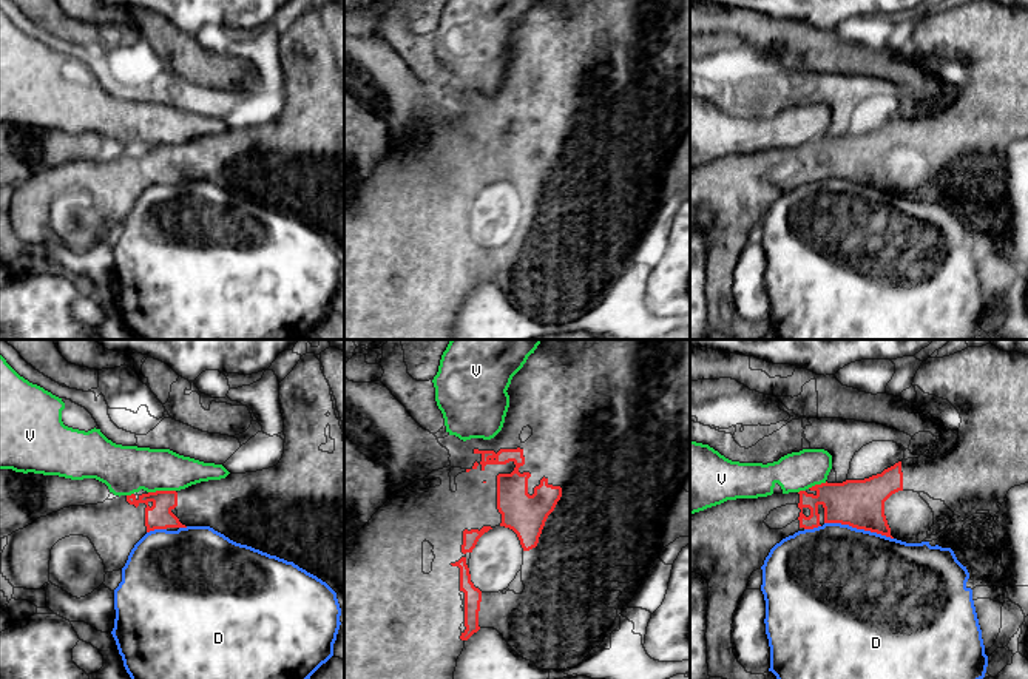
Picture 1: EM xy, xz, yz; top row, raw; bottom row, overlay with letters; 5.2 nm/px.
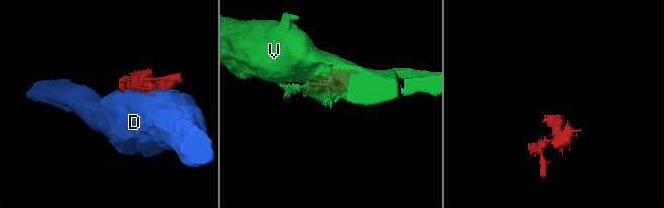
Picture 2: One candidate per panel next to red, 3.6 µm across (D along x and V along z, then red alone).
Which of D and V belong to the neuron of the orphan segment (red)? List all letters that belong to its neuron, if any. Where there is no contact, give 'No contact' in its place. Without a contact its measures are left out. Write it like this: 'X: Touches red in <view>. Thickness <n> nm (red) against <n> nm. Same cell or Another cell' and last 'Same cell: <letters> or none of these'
D: Touches red in yz. Thickness 260 nm (red) against 500 nm. Another cell
V: Touches red in xy. Thickness 140 nm (red) against 260 nm. Another cell
Same cell: none of these

